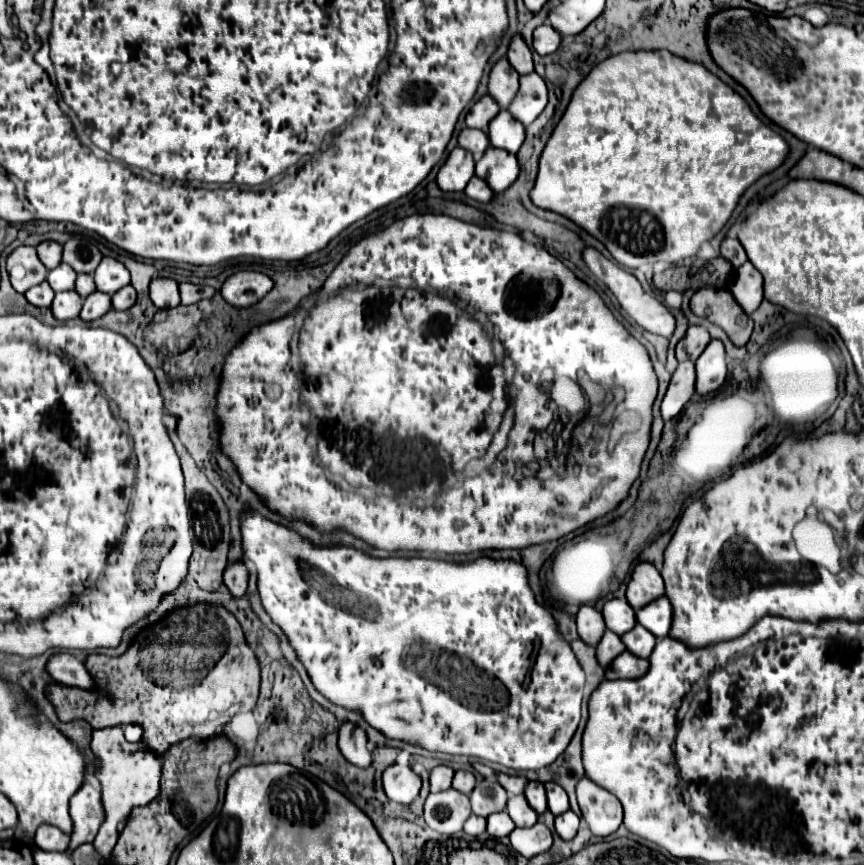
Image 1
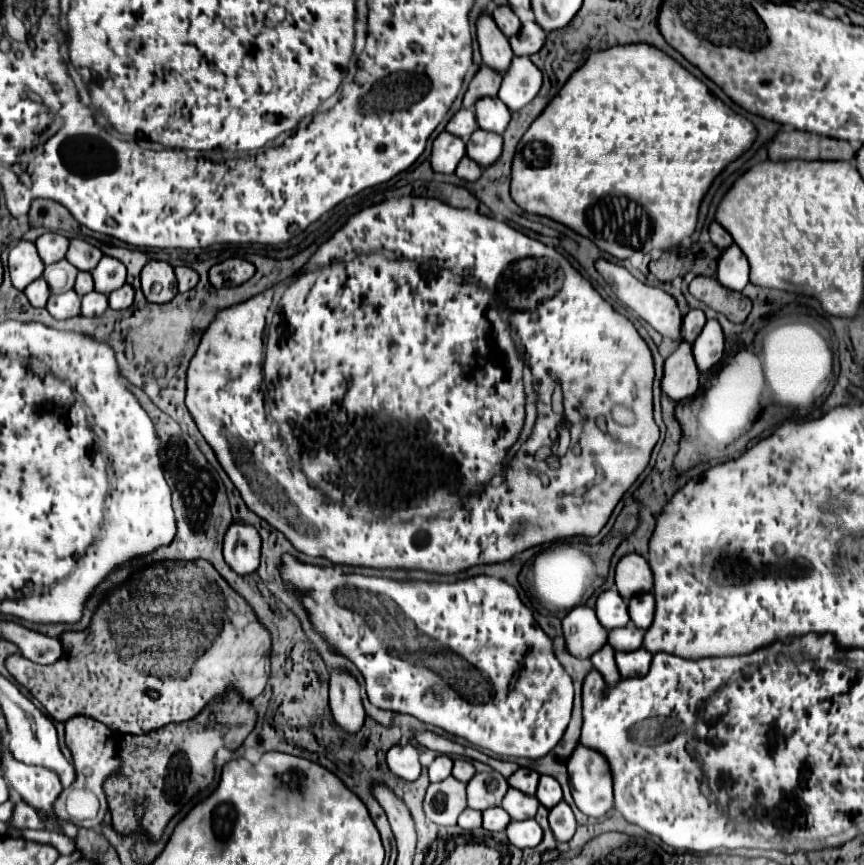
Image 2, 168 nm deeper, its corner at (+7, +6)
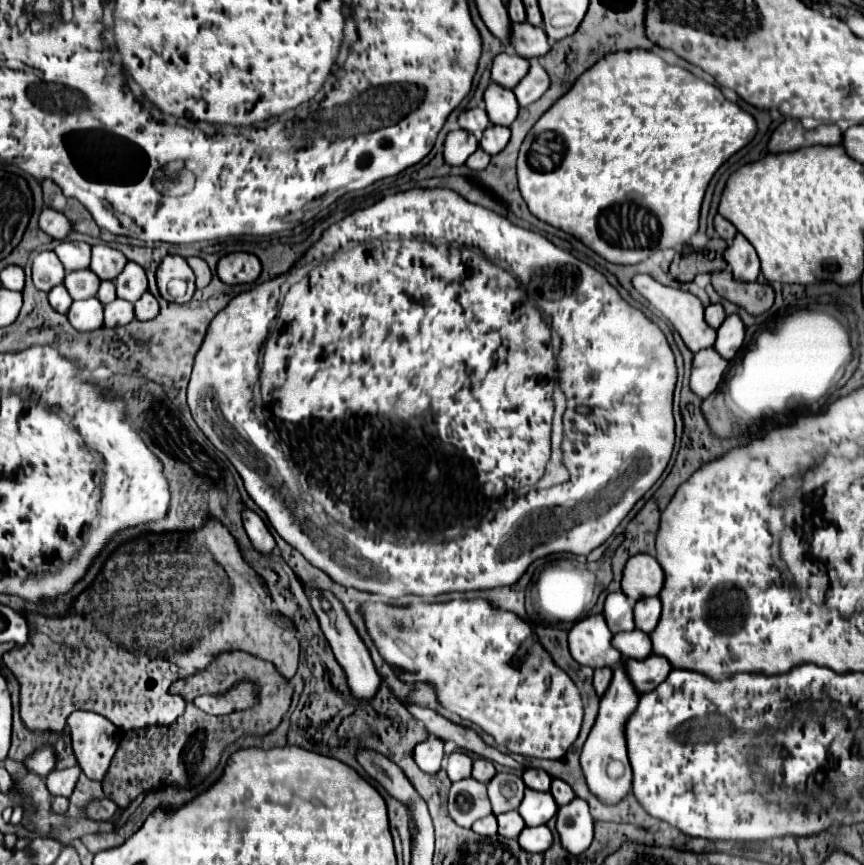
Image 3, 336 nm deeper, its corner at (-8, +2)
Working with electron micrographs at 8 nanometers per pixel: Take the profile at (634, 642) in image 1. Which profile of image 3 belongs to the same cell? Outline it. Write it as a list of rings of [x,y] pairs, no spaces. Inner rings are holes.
[[[640,630],[614,634],[612,646],[622,654],[622,658],[646,658],[648,654],[652,654],[650,636]]]

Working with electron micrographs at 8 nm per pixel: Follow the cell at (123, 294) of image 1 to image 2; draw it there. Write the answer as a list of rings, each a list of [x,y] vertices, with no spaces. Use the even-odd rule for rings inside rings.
[[[123,284],[121,288],[109,294],[109,306],[113,310],[123,310],[123,308],[129,308],[131,304],[133,304],[133,288],[129,284]]]

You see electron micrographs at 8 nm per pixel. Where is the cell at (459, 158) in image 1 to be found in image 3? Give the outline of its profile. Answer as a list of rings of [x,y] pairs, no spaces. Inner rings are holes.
[[[452,130],[444,142],[444,160],[452,166],[462,166],[476,148],[478,140],[474,134],[468,134],[466,130]]]

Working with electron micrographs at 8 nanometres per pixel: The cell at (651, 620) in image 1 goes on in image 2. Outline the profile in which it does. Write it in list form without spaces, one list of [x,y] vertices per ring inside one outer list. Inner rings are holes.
[[[649,592],[649,594],[639,594],[637,598],[631,598],[629,616],[635,626],[641,626],[641,630],[647,630],[653,624],[653,616],[655,616],[653,594]]]

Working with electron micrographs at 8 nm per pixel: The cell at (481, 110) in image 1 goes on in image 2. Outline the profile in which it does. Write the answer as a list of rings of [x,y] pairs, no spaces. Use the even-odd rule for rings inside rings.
[[[481,66],[481,70],[473,76],[473,80],[469,84],[469,90],[463,98],[463,106],[471,110],[475,106],[475,102],[481,98],[485,98],[485,96],[495,98],[499,86],[501,86],[501,74],[497,74],[495,70],[489,70],[487,66]]]

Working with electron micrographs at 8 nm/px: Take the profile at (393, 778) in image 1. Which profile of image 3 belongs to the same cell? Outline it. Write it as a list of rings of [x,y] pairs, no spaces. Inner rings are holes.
[[[430,736],[428,740],[420,742],[414,748],[414,760],[416,764],[424,770],[424,772],[438,772],[440,770],[440,762],[444,756],[444,742],[436,736]]]

